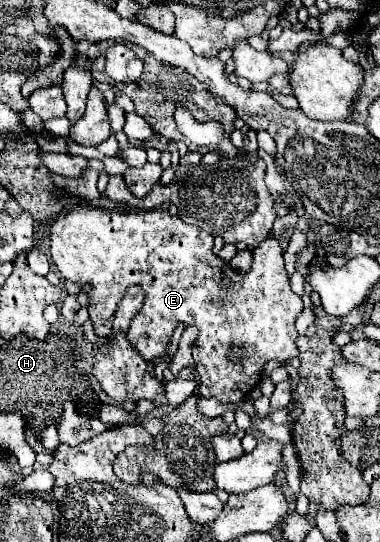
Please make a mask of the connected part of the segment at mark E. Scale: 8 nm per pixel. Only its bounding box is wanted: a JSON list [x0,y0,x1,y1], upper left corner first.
[50,198,304,402]

